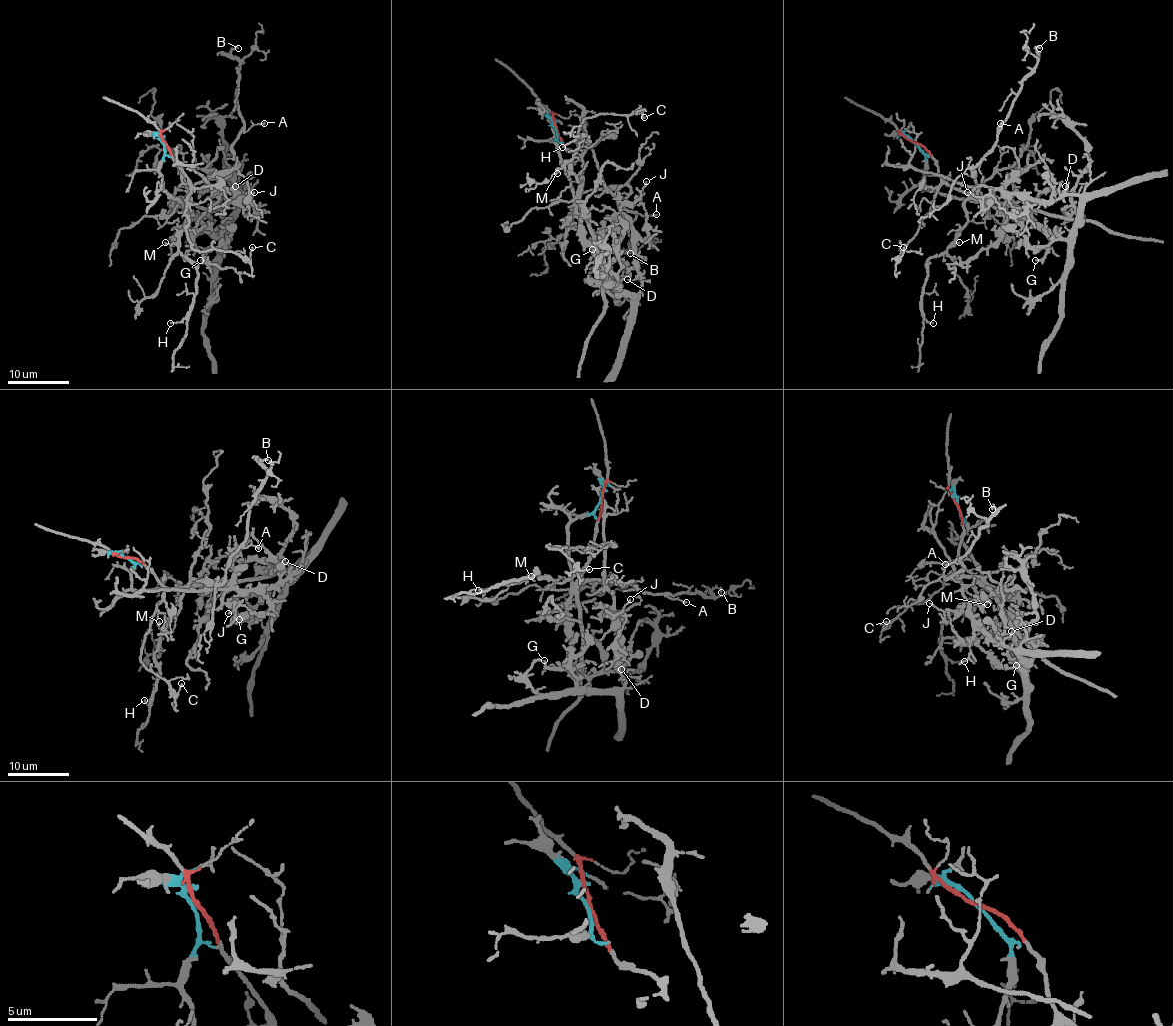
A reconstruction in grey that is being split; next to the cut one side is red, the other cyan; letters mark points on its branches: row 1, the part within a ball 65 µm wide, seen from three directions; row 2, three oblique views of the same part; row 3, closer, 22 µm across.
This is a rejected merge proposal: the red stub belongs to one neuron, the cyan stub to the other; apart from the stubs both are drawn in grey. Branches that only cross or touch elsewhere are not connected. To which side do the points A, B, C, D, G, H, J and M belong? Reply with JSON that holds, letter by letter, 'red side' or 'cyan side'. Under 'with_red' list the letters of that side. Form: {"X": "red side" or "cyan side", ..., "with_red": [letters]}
{"A": "red side", "B": "red side", "C": "red side", "D": "cyan side", "G": "cyan side", "H": "red side", "J": "cyan side", "M": "red side", "with_red": ["A", "B", "C", "H", "M"]}

